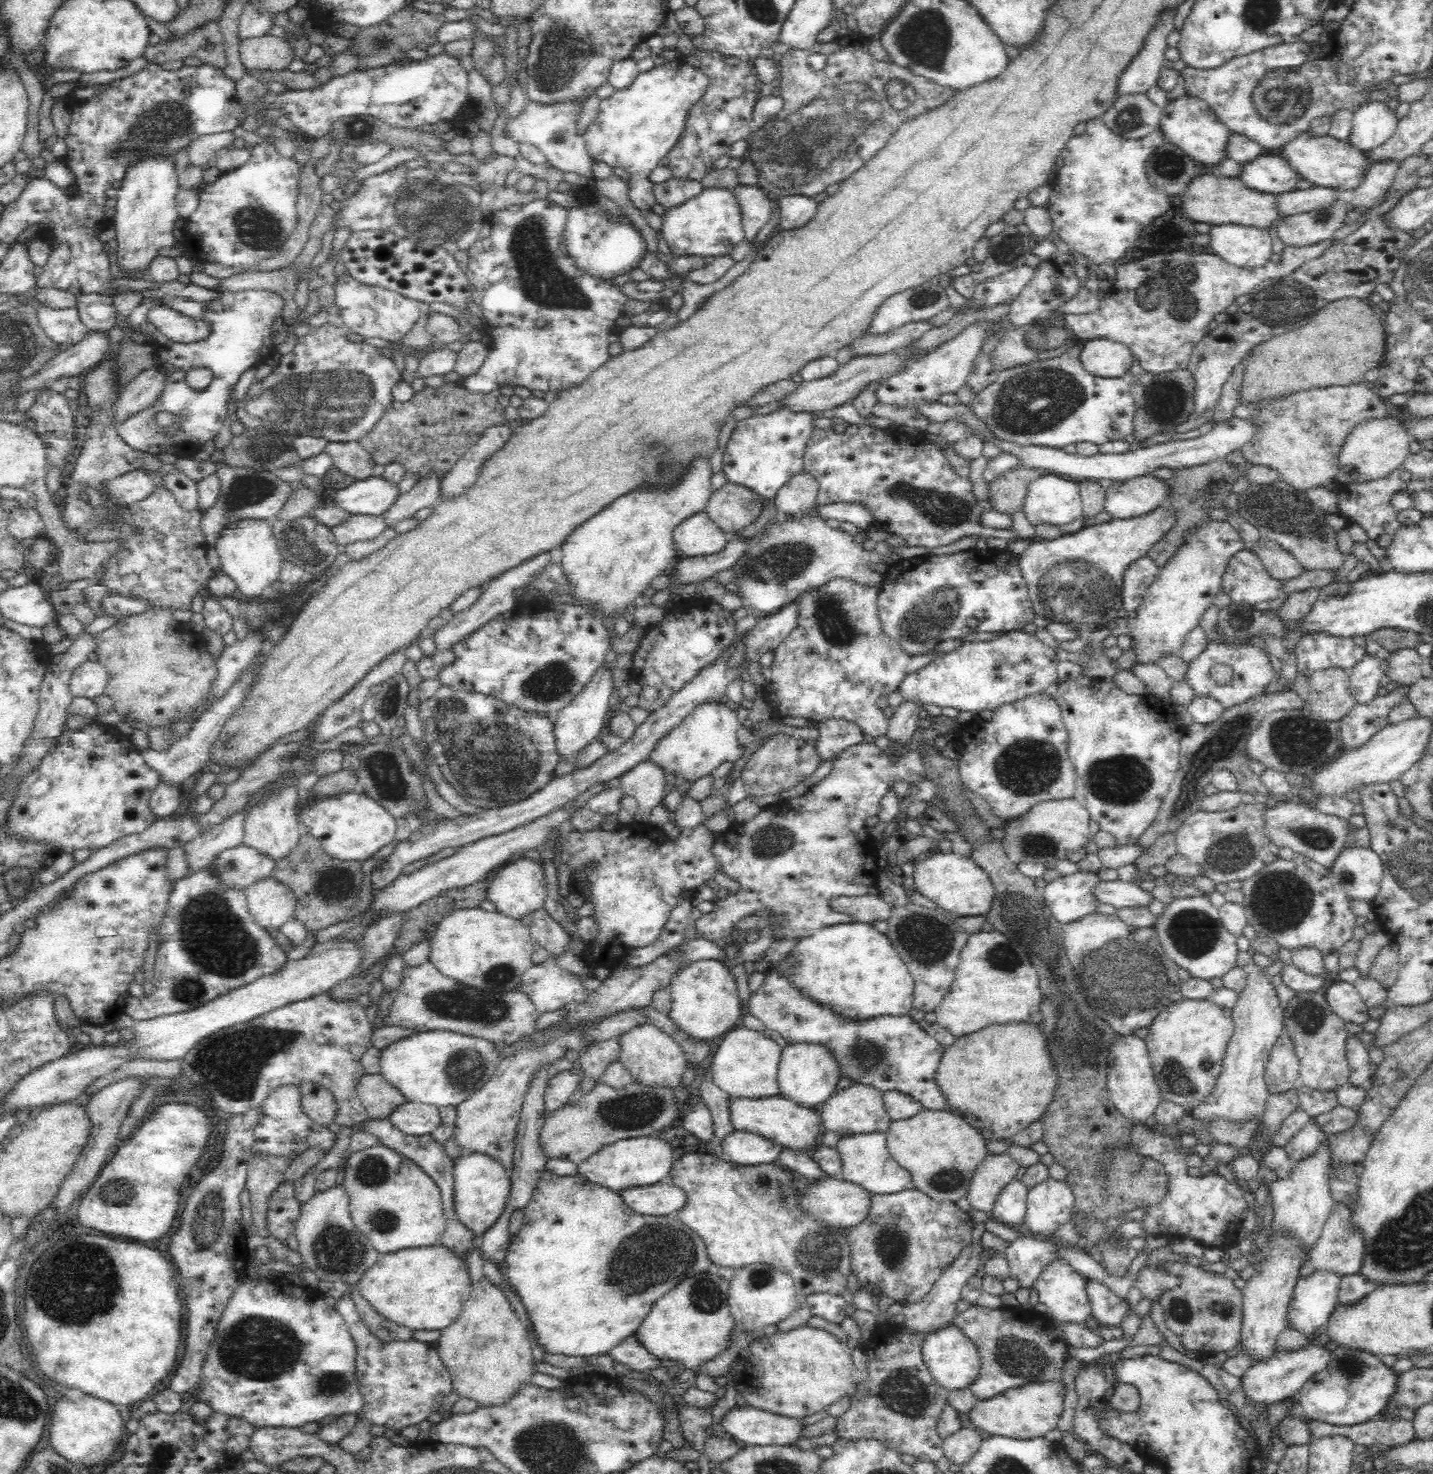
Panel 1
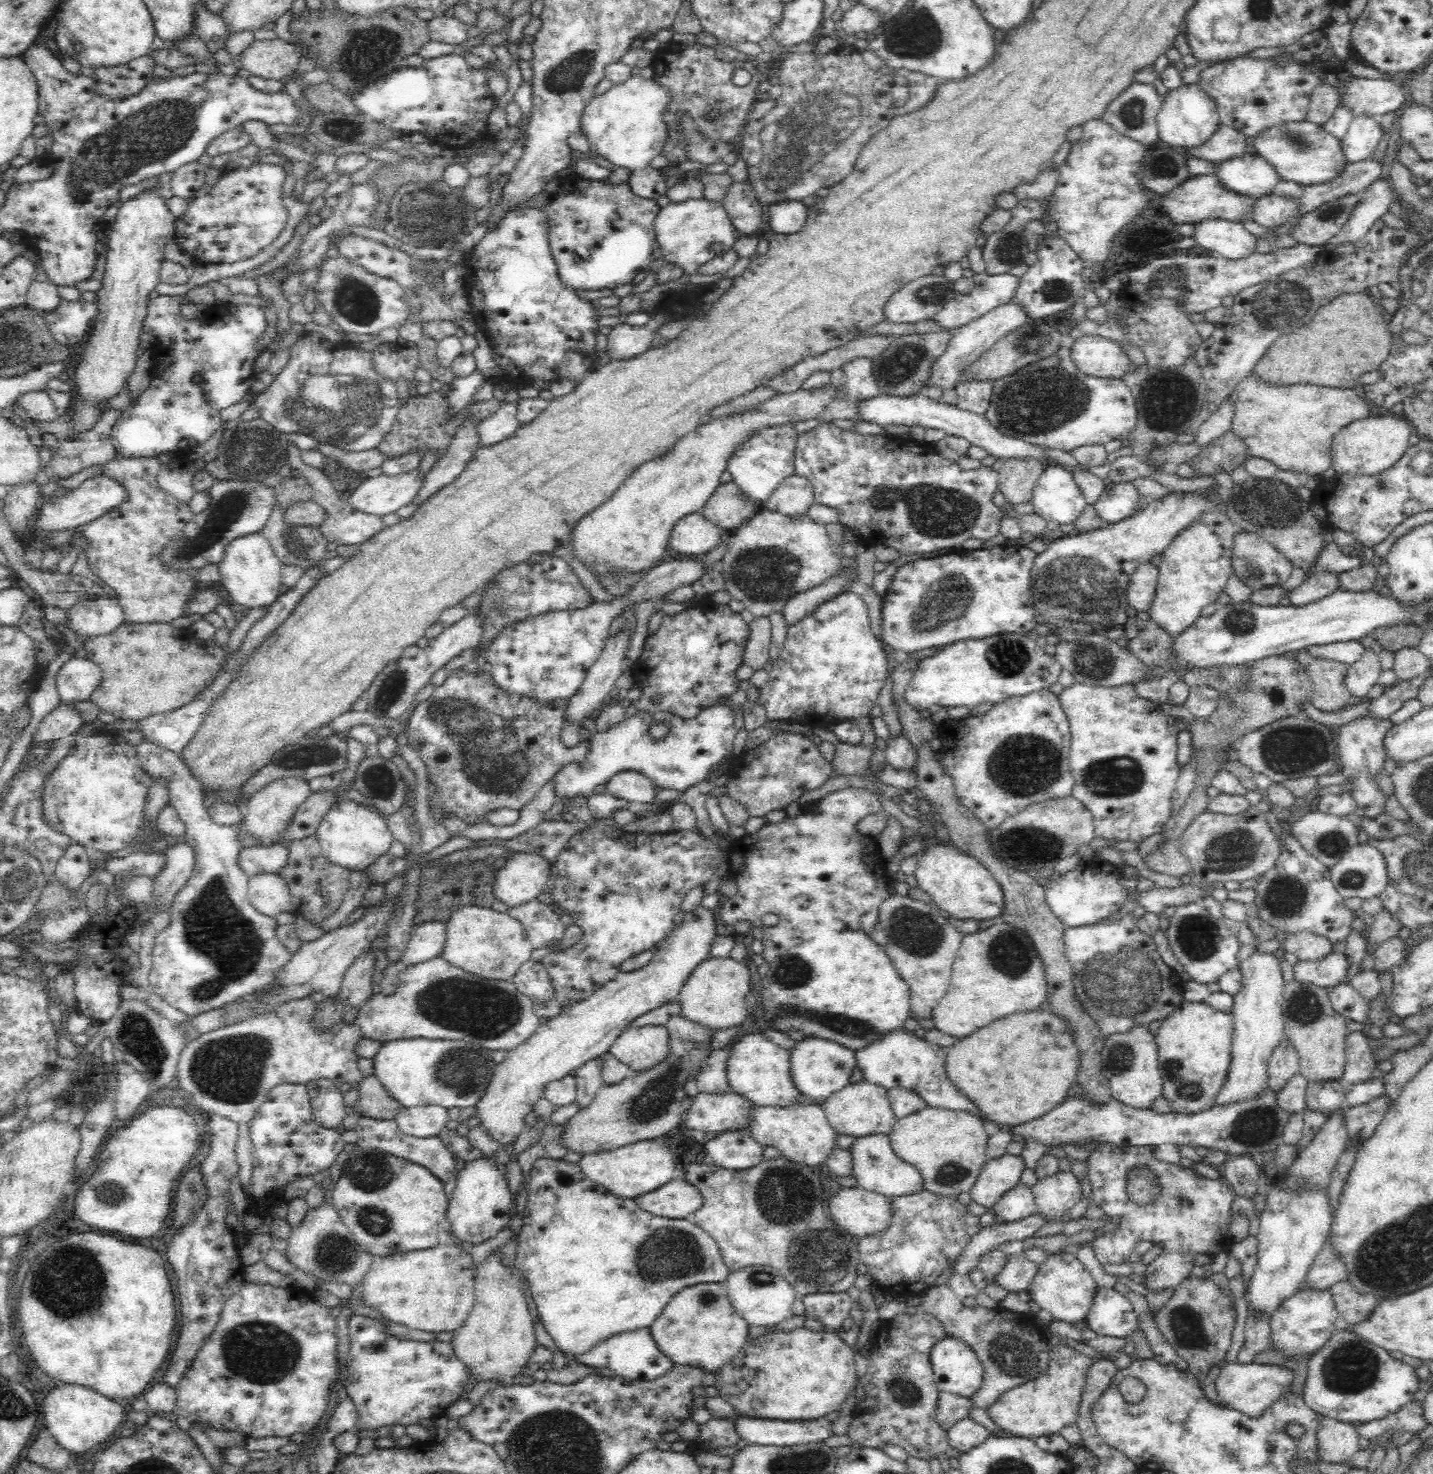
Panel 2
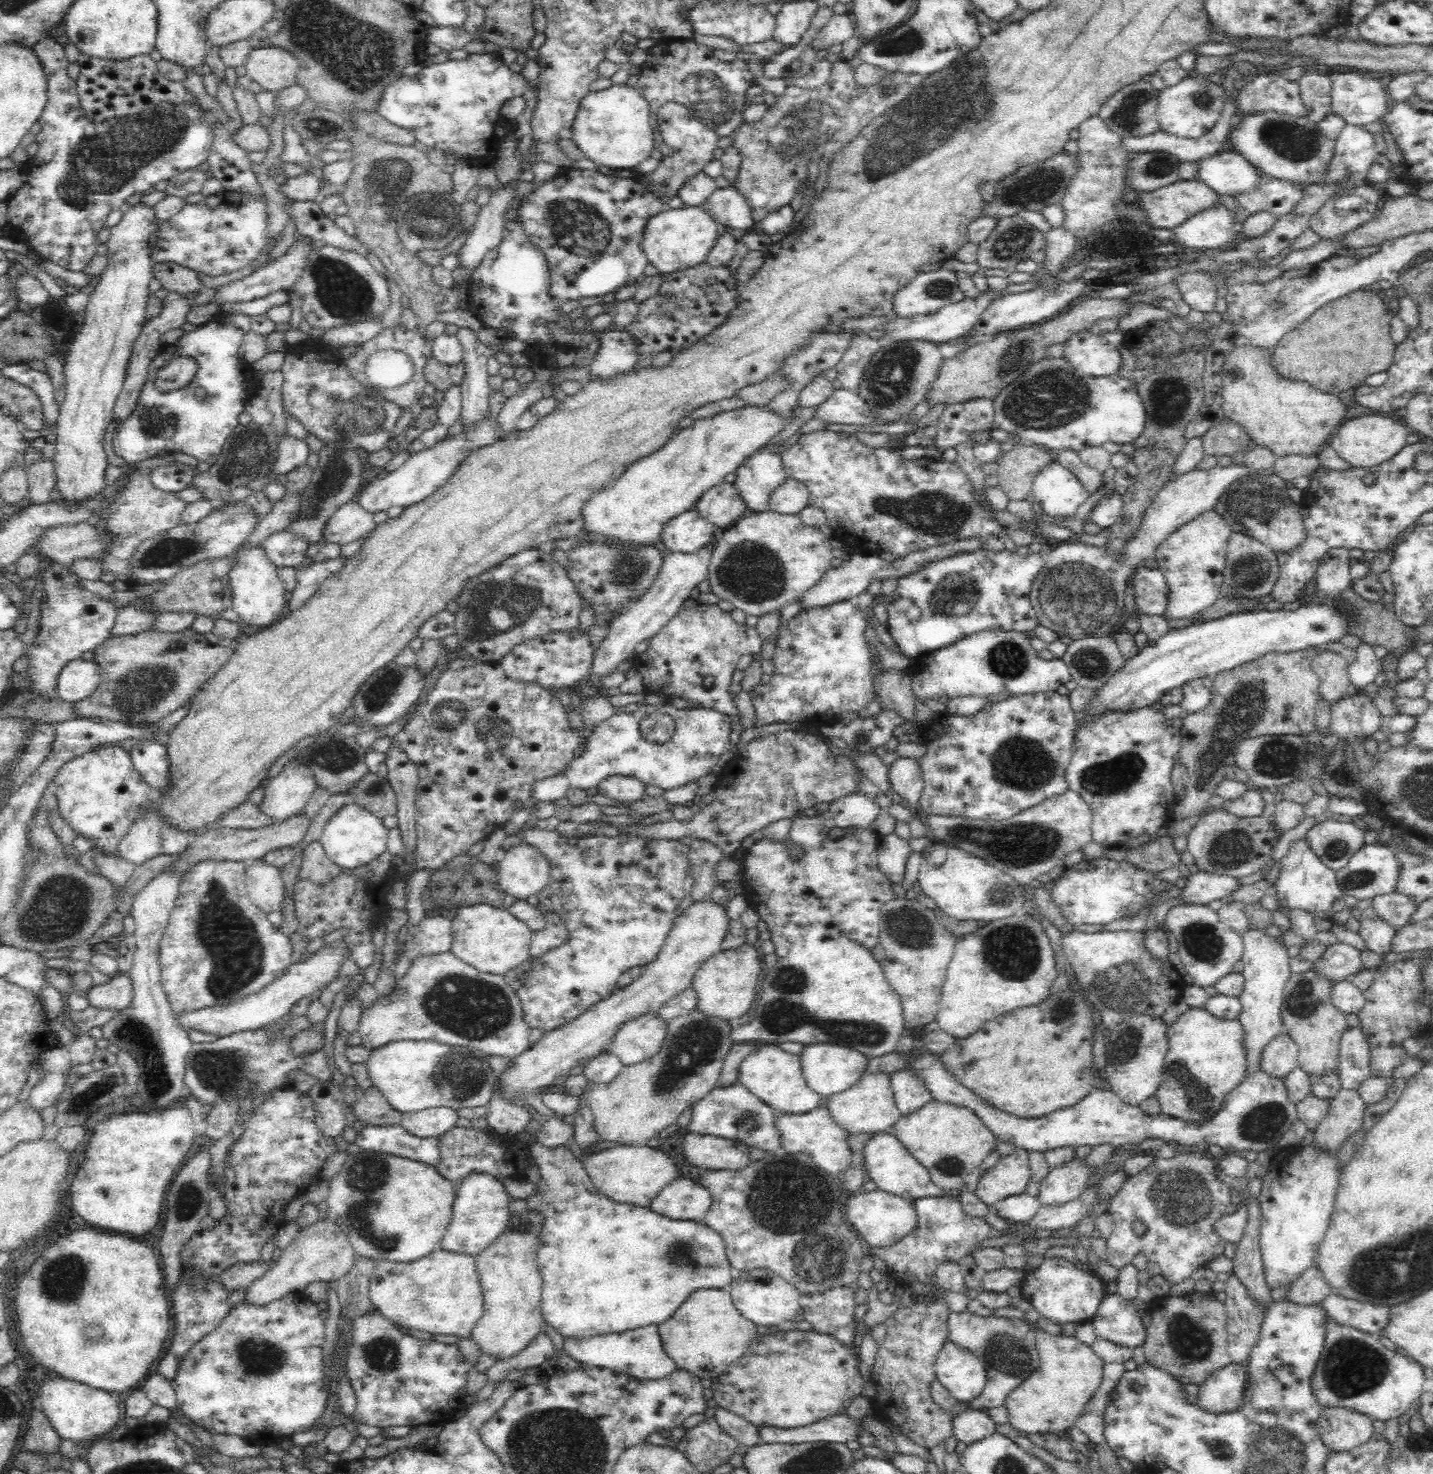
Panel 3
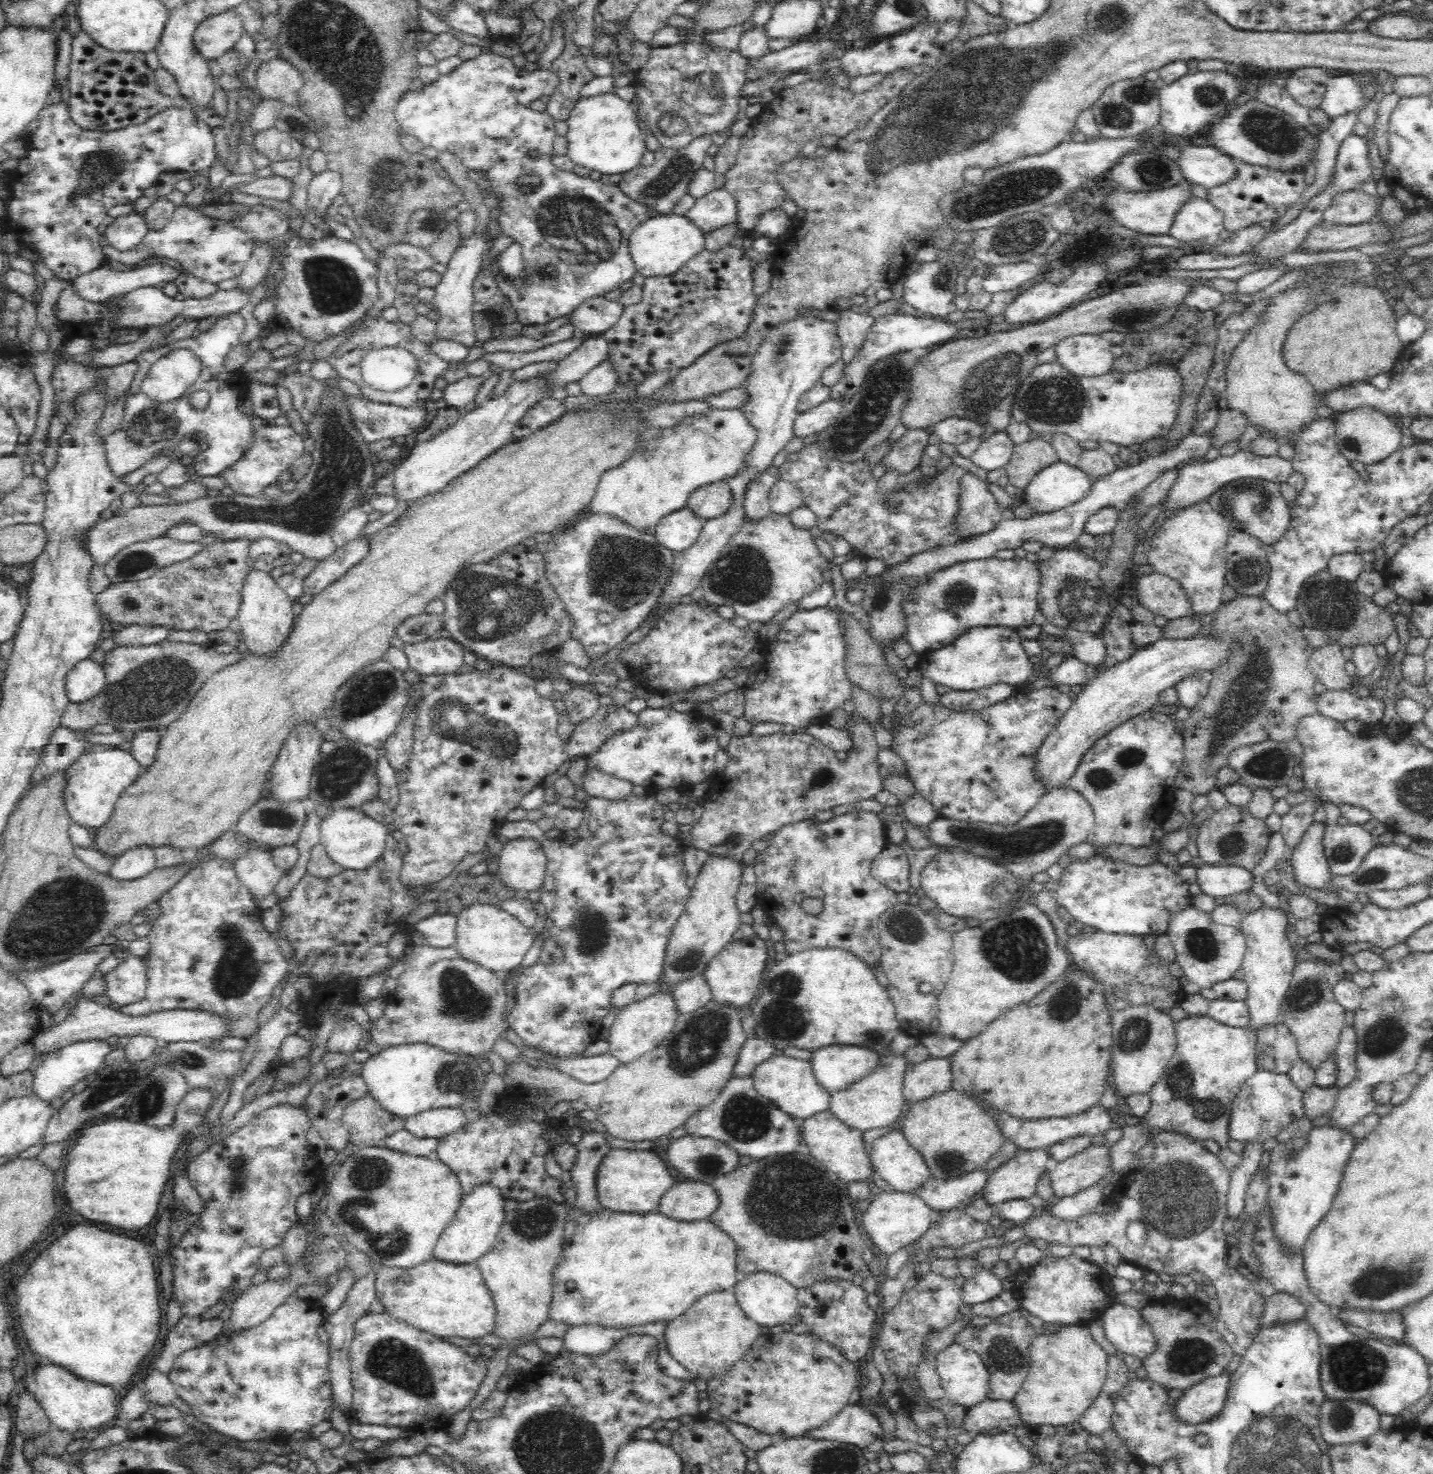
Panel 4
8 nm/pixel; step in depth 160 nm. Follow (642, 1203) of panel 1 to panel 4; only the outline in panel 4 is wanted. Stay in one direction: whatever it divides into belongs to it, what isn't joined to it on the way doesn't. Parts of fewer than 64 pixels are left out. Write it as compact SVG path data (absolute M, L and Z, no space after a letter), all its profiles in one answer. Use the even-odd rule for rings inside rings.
M675 1182L660 1198L657 1210L677 1221L709 1219L720 1201L710 1183Z

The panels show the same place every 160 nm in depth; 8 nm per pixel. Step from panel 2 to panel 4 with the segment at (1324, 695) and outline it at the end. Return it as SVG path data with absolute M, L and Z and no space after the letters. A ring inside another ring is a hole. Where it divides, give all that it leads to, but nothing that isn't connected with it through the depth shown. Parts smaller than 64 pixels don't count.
M1331 642L1315 650L1308 665L1316 675L1317 681L1326 687L1326 691L1352 689L1356 686L1355 678L1348 676L1341 646Z

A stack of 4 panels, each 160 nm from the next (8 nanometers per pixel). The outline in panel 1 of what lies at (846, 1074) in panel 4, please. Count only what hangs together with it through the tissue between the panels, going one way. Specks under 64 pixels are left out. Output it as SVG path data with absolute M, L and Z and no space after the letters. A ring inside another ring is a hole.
M812 1043L788 1044L782 1048L780 1062L778 1062L778 1096L786 1098L797 1106L819 1109L820 1105L828 1101L835 1092L836 1082L840 1079L840 1069L836 1059L824 1046Z

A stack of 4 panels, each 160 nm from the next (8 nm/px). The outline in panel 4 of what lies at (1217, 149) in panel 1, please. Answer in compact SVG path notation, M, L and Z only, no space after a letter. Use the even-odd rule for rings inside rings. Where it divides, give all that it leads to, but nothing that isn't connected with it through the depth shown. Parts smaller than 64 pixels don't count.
M1194 70L1174 82L1159 88L1159 126L1165 134L1192 137L1206 127L1210 127L1218 114L1224 116L1228 104L1246 88L1248 80L1226 72L1206 72Z

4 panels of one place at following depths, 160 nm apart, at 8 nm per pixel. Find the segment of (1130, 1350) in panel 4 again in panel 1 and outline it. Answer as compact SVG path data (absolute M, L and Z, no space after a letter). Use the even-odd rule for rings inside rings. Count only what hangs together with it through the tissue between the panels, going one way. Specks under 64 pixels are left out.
M1086 1278L1084 1288L1090 1299L1091 1315L1099 1324L1118 1326L1131 1306L1127 1299L1095 1279Z

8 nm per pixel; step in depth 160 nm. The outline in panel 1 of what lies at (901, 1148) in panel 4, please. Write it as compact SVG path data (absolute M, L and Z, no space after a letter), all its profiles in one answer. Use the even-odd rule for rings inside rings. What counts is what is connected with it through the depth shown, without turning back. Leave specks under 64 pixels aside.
M884 1133L847 1135L835 1146L841 1158L842 1179L864 1187L869 1193L892 1194L910 1186L910 1174L899 1166L888 1151Z

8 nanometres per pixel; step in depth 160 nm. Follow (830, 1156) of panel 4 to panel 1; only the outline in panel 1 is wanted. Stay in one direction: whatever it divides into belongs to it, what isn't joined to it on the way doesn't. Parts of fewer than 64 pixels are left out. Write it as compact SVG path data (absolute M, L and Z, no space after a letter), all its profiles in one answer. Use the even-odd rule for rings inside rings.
M774 1095L769 1098L734 1098L729 1096L730 1121L734 1131L758 1134L792 1151L812 1152L822 1134L820 1112L797 1106L796 1103Z

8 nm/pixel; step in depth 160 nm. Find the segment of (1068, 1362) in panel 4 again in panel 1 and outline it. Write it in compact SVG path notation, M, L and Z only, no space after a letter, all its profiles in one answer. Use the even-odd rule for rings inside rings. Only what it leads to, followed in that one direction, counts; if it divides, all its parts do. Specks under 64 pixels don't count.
M1030 1382L1011 1388L988 1400L977 1399L962 1418L965 1424L984 1436L1005 1436L1017 1439L1044 1437L1048 1430L1057 1428L1062 1414L1062 1400L1066 1393L1063 1382Z

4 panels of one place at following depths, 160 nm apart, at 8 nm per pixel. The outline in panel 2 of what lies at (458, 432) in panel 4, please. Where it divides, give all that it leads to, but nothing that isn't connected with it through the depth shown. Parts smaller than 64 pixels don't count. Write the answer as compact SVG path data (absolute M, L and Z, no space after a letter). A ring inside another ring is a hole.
M418 469L396 476L382 473L364 479L346 501L354 510L383 517L410 504L422 482L424 475L420 475Z

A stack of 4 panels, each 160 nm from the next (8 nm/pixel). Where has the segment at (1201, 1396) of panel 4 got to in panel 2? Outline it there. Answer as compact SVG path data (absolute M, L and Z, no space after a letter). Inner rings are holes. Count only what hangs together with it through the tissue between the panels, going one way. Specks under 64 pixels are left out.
M1232 1361L1221 1368L1220 1376L1216 1380L1219 1398L1217 1404L1257 1419L1273 1402L1290 1392L1294 1379L1294 1371L1282 1365L1254 1362L1240 1364Z

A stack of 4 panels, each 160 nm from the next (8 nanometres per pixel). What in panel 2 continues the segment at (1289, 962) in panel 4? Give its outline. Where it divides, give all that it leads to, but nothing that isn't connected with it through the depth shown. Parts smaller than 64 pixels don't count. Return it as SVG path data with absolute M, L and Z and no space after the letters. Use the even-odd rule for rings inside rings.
M1256 951L1241 960L1238 967L1242 975L1242 988L1233 994L1233 1009L1230 1012L1233 1022L1232 1058L1226 1080L1216 1094L1215 1106L1256 1100L1263 1090L1268 1089L1269 1058L1278 1043L1286 1038L1281 1008L1285 985L1281 961L1270 953Z

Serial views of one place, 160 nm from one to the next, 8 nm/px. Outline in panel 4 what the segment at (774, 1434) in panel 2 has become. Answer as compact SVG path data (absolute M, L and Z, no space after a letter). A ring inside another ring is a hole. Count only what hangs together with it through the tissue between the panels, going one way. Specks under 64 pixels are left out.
M858 1404L846 1405L824 1424L807 1430L800 1437L848 1443L867 1447L883 1435L882 1426L874 1413Z

